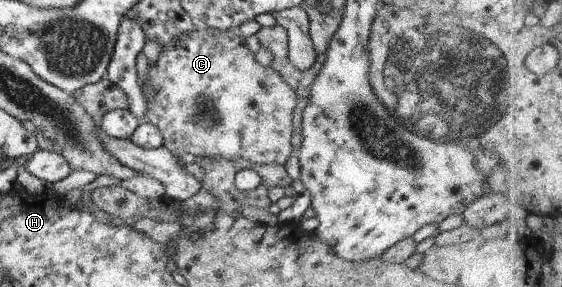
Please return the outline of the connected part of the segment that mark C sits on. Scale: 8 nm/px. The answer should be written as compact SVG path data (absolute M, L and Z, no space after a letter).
M198 25L192 34L178 38L174 46L162 48L156 62L148 65L144 87L152 90L152 96L145 98L144 121L158 130L162 145L175 158L178 154L190 154L194 158L243 159L256 164L284 166L288 162L294 152L290 138L296 96L278 73L254 60L254 55L244 43L237 29L220 31Z

